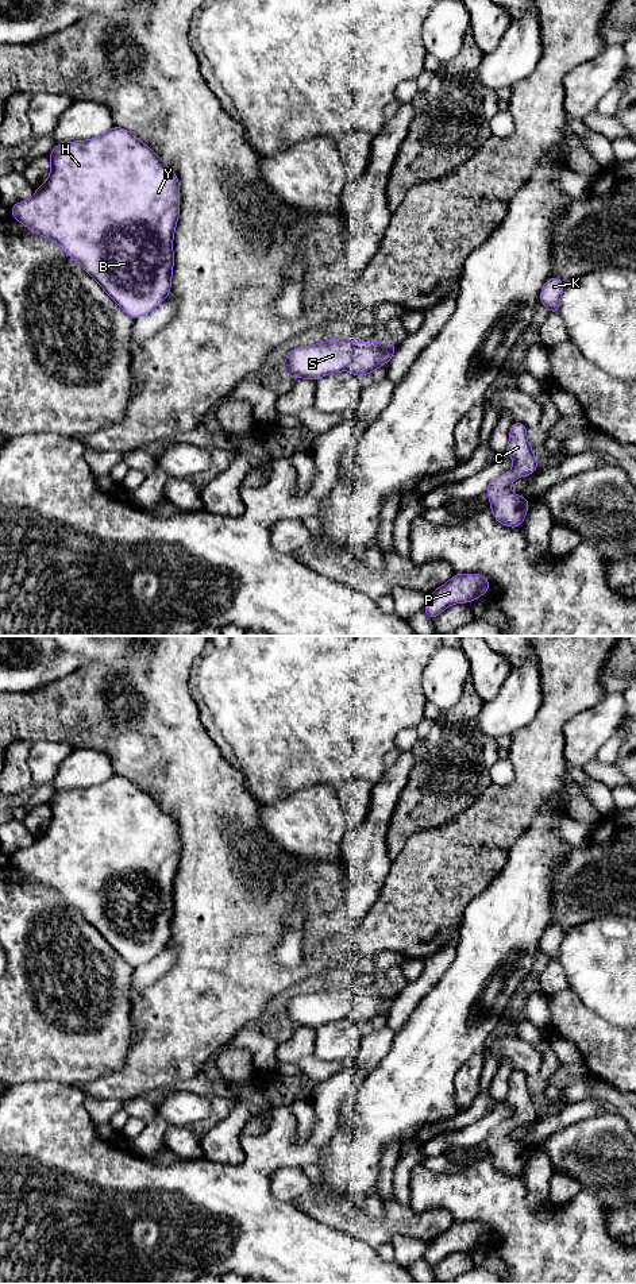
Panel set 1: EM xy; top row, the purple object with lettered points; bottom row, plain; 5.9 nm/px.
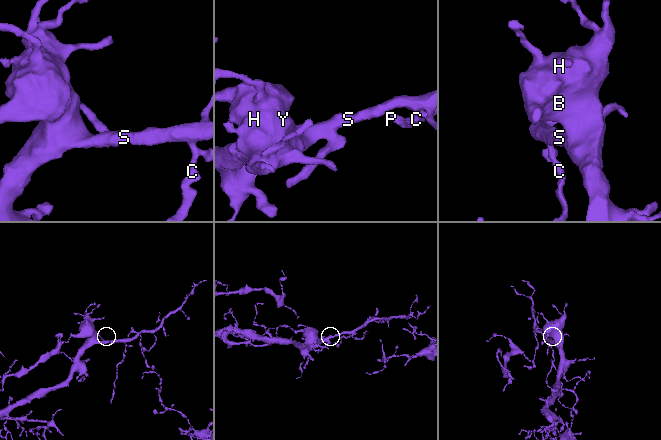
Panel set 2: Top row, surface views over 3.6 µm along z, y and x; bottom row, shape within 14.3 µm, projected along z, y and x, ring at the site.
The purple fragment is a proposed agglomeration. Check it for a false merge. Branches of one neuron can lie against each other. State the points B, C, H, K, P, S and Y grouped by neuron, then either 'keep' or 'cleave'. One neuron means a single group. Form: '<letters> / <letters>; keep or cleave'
B C H K P S Y; keep

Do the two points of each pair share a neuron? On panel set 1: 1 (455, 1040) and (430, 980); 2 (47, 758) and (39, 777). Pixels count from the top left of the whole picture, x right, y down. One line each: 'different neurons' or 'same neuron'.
1: different neurons
2: same neuron

